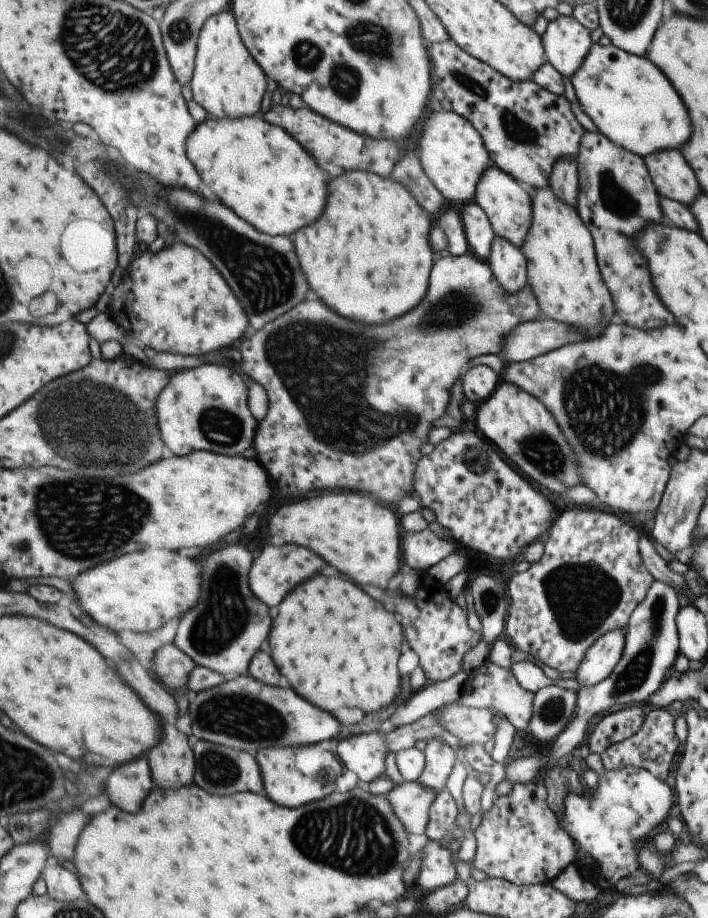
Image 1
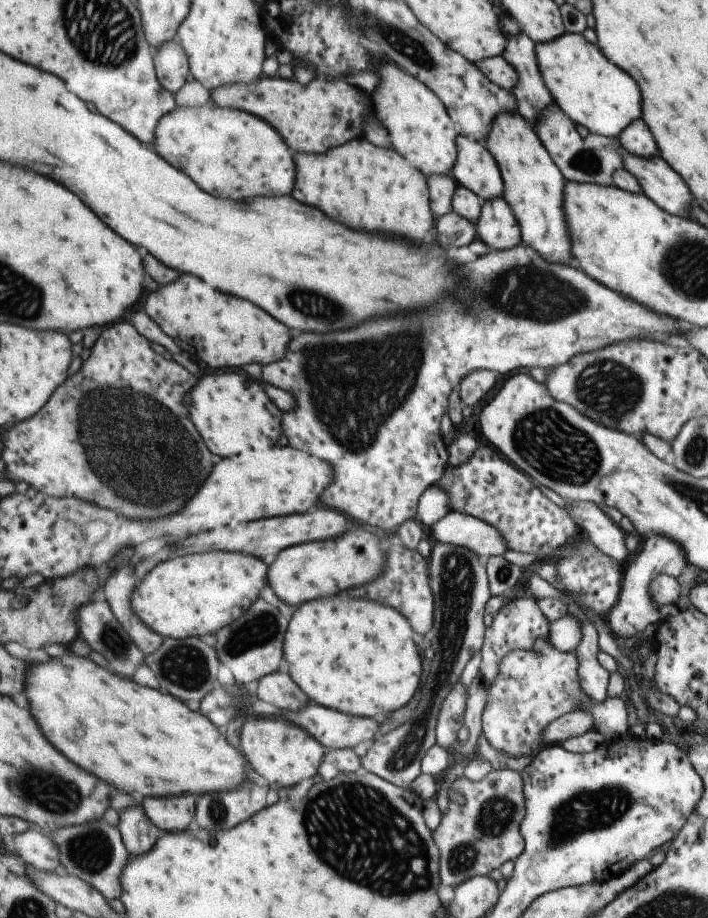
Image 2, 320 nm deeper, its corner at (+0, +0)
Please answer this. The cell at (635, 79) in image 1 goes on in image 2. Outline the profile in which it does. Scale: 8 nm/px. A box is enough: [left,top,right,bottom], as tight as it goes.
[533,33,641,138]

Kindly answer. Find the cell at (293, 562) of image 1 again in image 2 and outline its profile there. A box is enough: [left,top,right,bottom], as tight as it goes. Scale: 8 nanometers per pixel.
[269,528,387,606]

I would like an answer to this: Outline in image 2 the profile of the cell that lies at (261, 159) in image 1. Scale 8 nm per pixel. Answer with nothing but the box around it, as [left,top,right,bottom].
[152,99,293,198]

